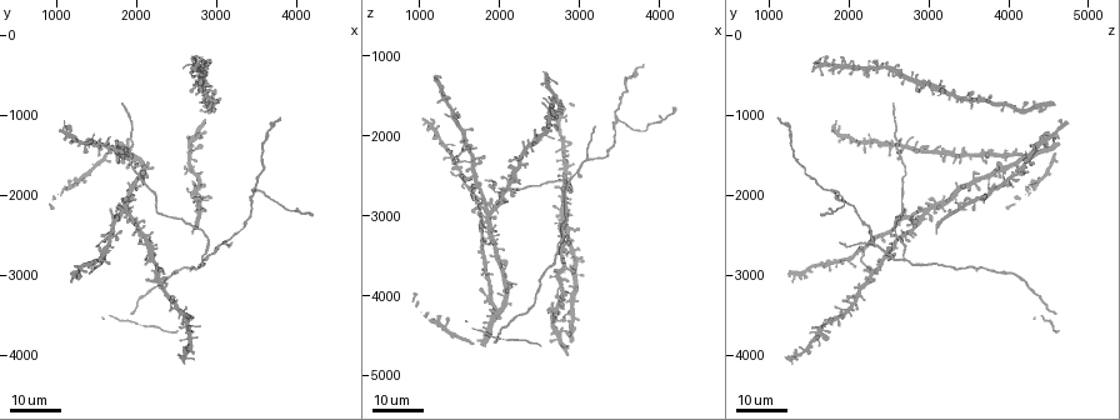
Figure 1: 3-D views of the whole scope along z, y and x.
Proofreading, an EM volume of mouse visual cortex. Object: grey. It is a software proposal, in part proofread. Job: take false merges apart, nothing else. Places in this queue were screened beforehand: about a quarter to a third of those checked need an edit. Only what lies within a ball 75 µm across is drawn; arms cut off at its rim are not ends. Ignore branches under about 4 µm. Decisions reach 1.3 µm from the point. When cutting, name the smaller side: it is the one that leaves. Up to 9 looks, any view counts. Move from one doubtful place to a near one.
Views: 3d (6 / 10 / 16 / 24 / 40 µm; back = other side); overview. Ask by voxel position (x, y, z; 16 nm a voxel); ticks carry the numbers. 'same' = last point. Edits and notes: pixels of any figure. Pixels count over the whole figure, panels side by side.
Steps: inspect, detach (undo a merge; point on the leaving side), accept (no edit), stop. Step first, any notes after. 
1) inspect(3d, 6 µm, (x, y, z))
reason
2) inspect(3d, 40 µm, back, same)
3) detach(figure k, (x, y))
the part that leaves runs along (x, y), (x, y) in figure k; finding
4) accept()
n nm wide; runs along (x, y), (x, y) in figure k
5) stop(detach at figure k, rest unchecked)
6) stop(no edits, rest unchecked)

inspect(3d, 16 µm, (3500, 1950, 1850))

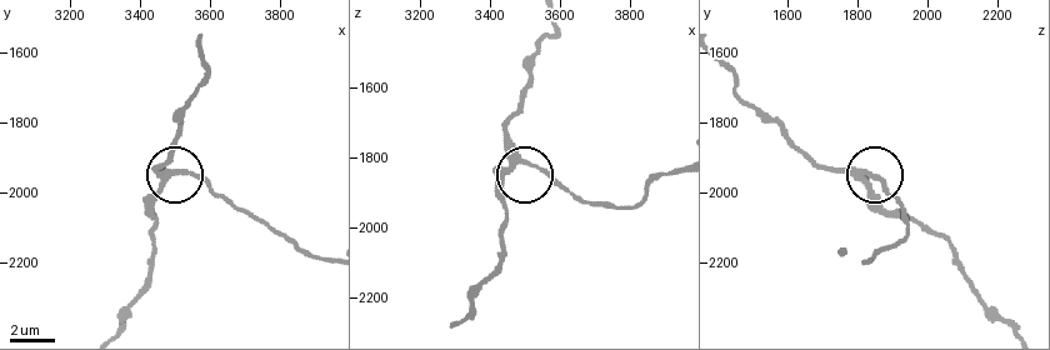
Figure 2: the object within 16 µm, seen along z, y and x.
inspect(3d, 10 µm, (3490, 1950, 1810))
closer look

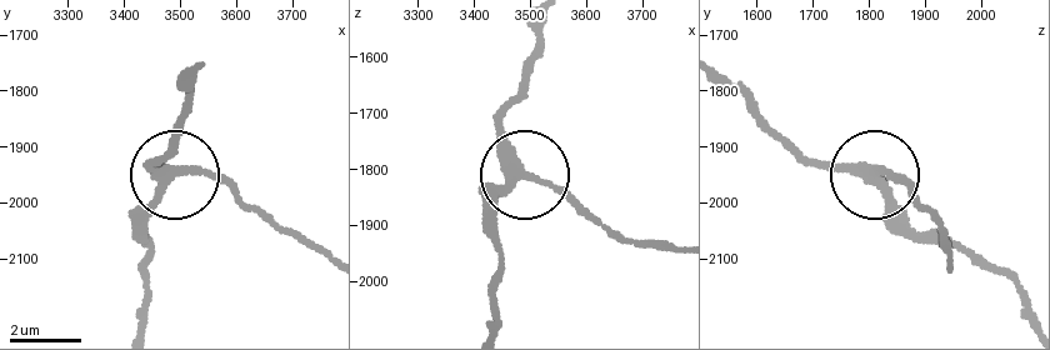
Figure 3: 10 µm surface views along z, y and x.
accept()
runs along (1025, 293), (920, 230), (875, 176), (903, 180), (935, 210) in figure 3; all the same neuron

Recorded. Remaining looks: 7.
inspect(3d, 24 µm, (2950, 2700, 2500))

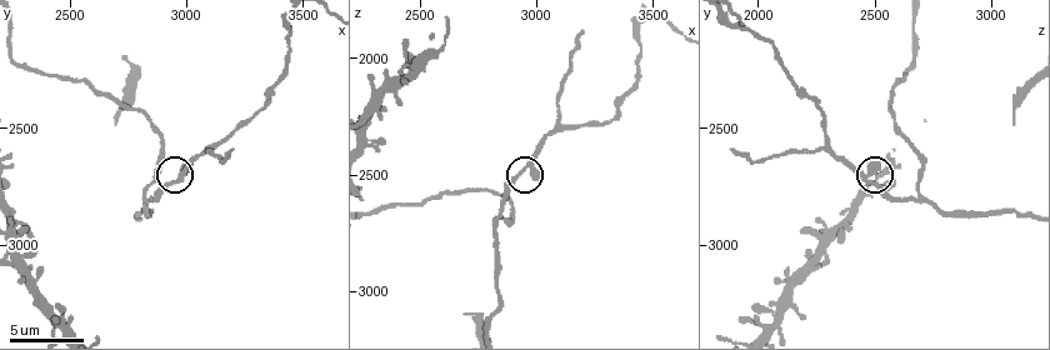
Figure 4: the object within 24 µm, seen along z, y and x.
inspect(3d, 6 µm, (2940, 2730, 2470))
closer look

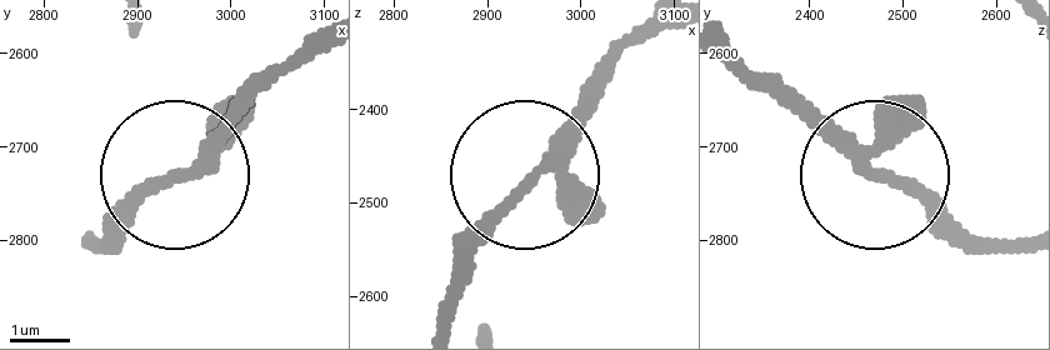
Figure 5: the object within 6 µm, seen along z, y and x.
accept()
3 arms; all the same neuron

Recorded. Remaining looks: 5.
inspect(3d, 16 µm, (1900, 2200, 2950))

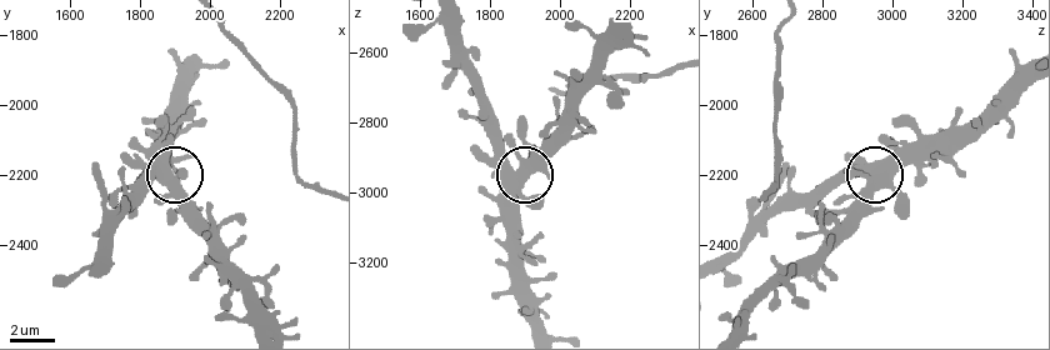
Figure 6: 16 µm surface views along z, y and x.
inspect(3d, 10 µm, (1860, 2210, 2940))
closer look

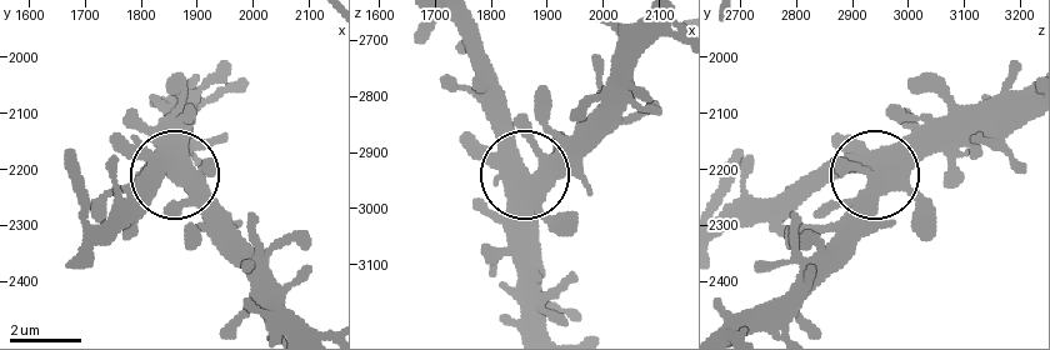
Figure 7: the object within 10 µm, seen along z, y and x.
accept()
all the same neuron

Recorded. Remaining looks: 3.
inspect(3d, 10 µm, (2830, 2820, 2700))
a fork

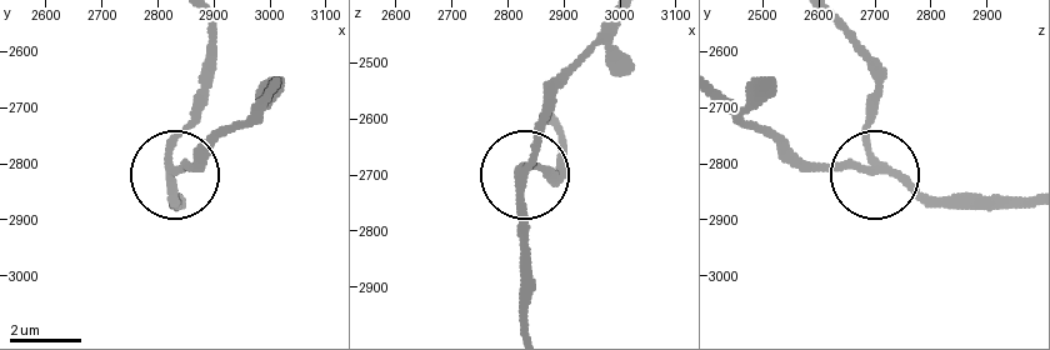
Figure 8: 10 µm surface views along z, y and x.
accept()
210 nm wide; runs along (550, 125), (559, 168), (550, 179), (524, 170), (541, 93) in figure 8; one neuron here

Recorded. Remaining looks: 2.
stop(no edits, rest unchecked)

